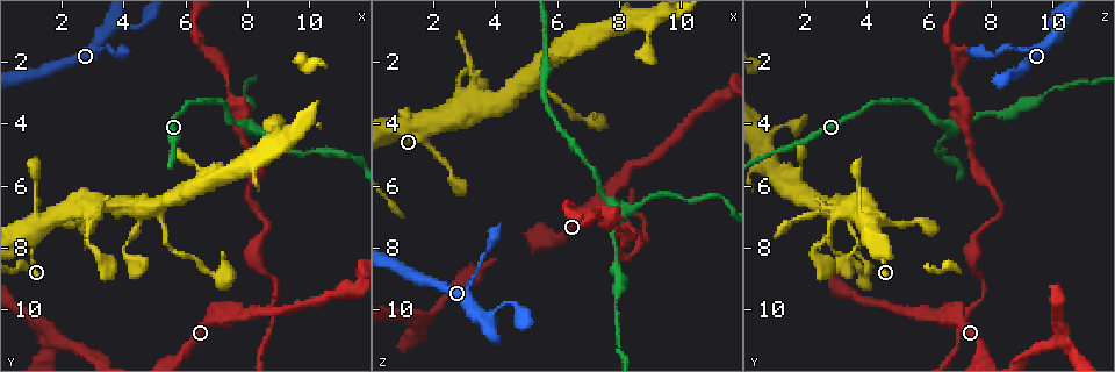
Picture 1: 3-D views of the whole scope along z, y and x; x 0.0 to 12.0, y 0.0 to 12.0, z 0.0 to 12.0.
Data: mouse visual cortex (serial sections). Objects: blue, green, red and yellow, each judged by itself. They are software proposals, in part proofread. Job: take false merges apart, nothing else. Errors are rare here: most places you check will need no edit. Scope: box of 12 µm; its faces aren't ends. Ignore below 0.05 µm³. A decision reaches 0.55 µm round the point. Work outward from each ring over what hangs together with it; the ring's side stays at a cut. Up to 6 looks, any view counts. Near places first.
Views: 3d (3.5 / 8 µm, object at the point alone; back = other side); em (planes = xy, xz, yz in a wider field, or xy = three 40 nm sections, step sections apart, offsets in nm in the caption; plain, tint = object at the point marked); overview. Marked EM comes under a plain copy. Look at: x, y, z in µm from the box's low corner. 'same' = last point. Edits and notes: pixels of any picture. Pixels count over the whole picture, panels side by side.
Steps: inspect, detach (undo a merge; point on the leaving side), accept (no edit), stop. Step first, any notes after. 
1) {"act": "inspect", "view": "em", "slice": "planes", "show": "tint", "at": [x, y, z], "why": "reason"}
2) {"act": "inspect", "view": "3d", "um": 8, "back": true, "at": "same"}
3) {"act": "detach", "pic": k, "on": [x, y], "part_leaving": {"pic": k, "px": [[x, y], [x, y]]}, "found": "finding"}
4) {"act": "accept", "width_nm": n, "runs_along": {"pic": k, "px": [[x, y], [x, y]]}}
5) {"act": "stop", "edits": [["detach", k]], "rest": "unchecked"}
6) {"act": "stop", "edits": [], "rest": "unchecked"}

{"act": "inspect", "view": "3d", "um": 3.5, "back": true, "at": [7.3, 10.2, 6.6], "why": "branch point"}

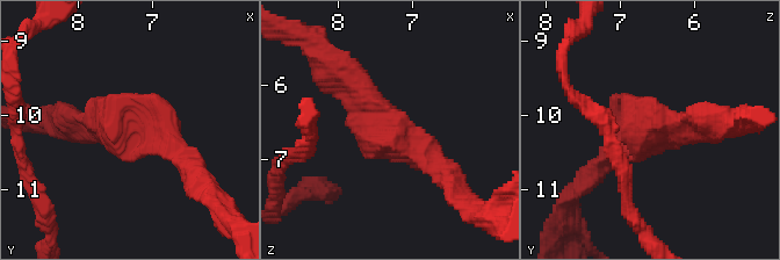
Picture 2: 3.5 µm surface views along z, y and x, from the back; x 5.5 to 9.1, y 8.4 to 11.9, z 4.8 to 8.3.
{"act": "inspect", "view": "em", "slice": "planes", "show": "tint", "at": [7.25, 10.25, 6.60]}

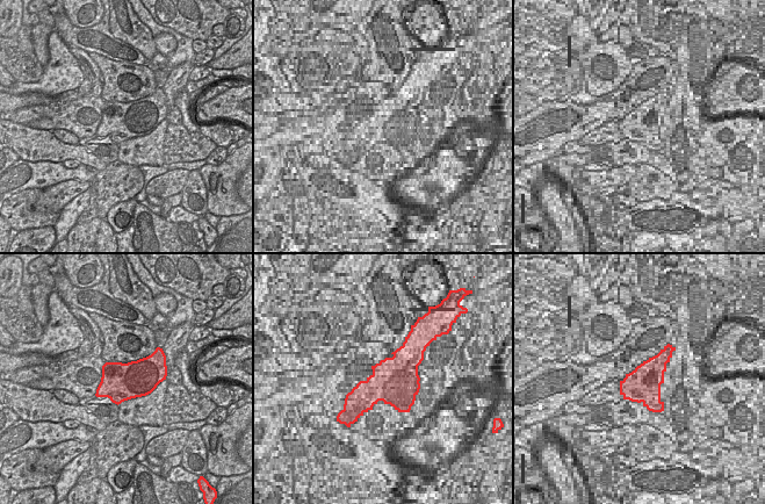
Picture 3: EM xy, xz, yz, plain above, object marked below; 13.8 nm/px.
{"act": "accept", "width_nm": 550, "runs_along": {"pic": 2, "px": [[448, 179], [341, 74]]}, "found": "one cell here"}

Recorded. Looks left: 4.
{"act": "inspect", "view": "em", "slice": "planes", "show": "tint", "at": [8.1, 4.0, 6.8], "why": "branch point"}

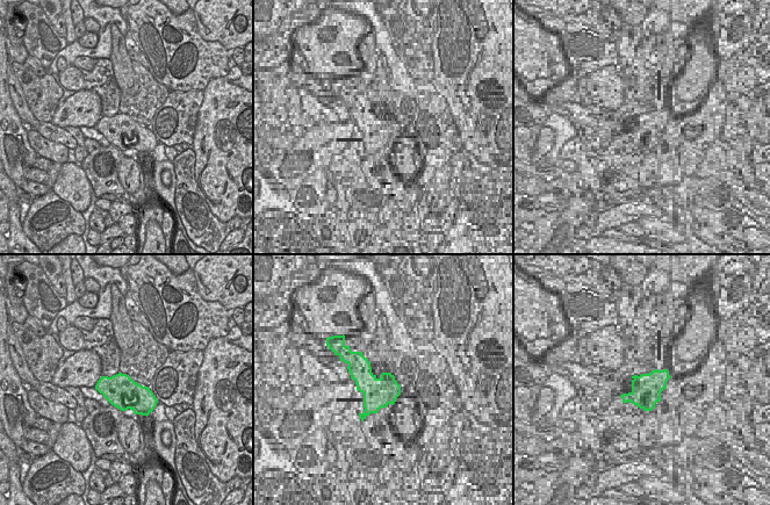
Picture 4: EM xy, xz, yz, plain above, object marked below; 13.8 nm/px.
{"act": "inspect", "view": "3d", "um": 3.5, "at": "same"}

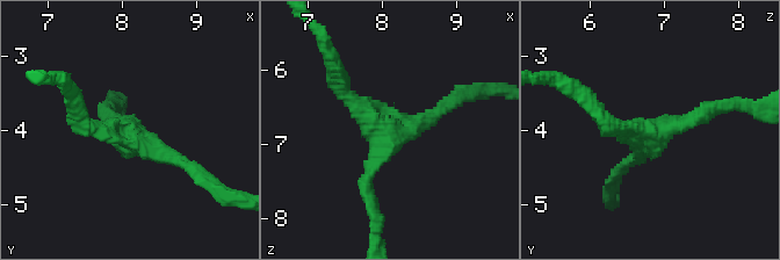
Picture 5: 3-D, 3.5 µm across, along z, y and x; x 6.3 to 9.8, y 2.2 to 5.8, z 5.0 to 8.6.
{"act": "accept", "runs_along": {"pic": 5, "px": [[336, 78], [382, 134], [370, 196]]}, "found": "all the same cell"}

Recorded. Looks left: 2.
{"act": "inspect", "view": "3d", "um": 3.5, "at": [2.9, 6.6, 3.3], "why": "two arms at a narrow angle"}

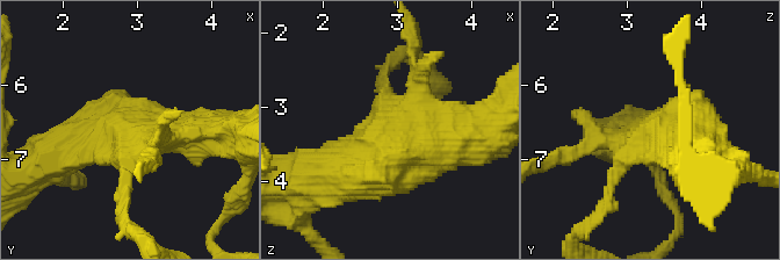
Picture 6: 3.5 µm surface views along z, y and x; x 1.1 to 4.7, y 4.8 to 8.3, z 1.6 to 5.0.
{"act": "inspect", "view": "em", "slice": "planes", "show": "tint", "at": [2.85, 6.70, 3.35], "why": "shape alone is not enough"}

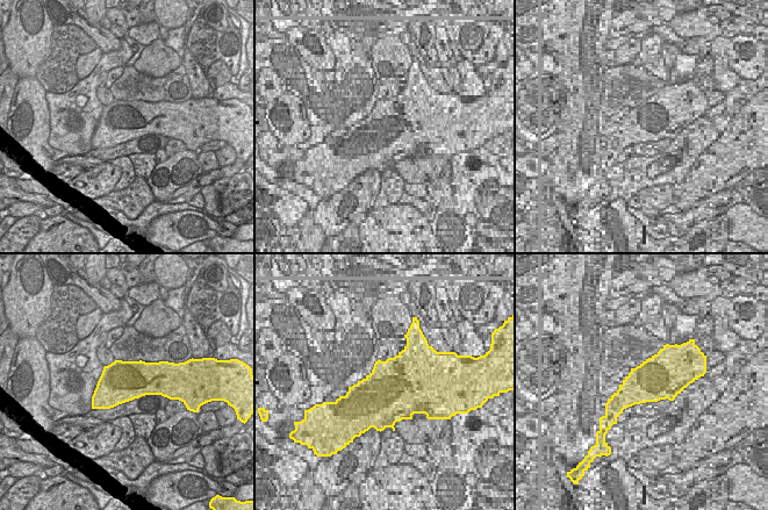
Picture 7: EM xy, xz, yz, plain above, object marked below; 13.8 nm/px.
{"act": "accept", "arm_widths_nm": [250, 300, 500, 500], "found": "continuous, no second cell"}

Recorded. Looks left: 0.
{"act": "stop", "edits": [], "rest": "unchecked"}

